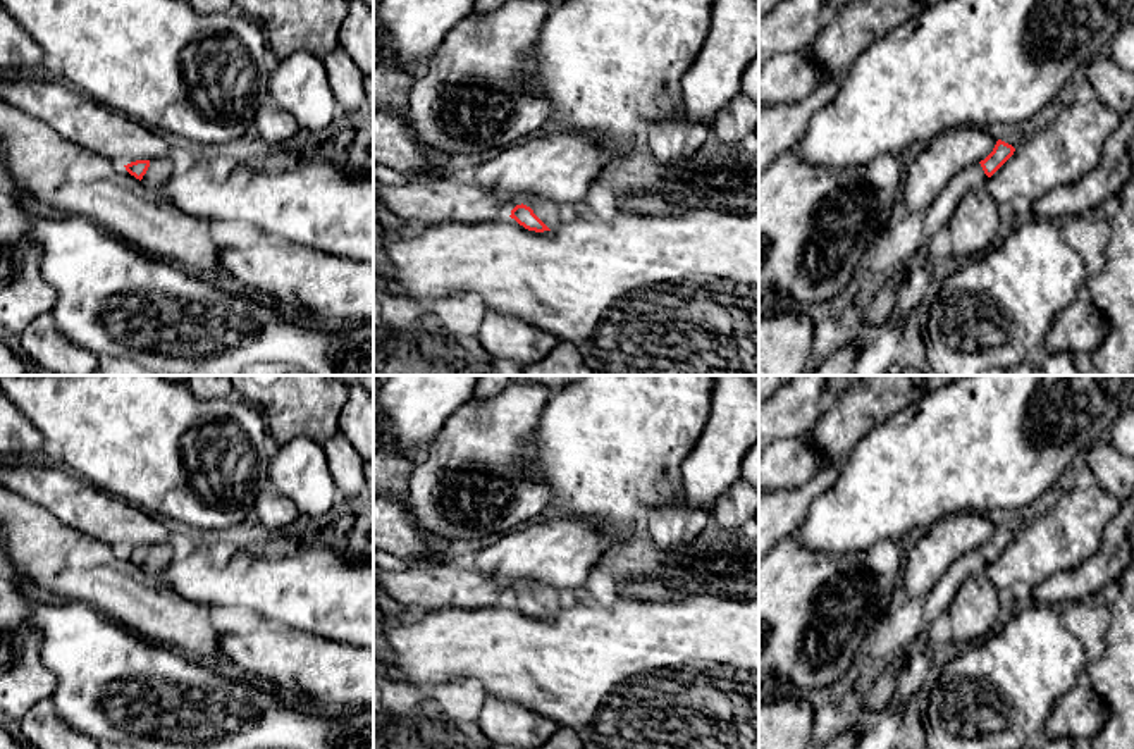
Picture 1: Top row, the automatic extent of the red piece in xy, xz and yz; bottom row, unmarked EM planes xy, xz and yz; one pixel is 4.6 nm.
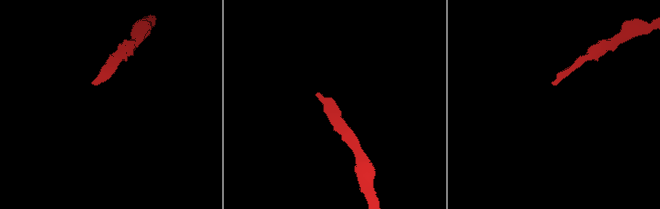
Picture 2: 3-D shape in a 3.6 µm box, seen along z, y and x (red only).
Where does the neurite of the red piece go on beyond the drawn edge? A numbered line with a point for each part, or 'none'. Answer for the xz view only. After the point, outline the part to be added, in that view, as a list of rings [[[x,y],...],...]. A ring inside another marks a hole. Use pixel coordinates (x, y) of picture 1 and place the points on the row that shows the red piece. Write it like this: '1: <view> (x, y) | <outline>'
1: xz (548, 212) | [[[527,196],[521,200],[523,205],[530,207],[533,214],[549,227],[558,227],[564,219],[564,210],[552,201],[539,196]]]

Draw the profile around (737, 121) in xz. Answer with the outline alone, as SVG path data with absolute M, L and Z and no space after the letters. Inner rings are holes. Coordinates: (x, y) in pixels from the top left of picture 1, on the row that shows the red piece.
M738 93L726 107L718 112L711 133L728 145L738 145L749 136L755 136L757 127L759 105L745 93Z

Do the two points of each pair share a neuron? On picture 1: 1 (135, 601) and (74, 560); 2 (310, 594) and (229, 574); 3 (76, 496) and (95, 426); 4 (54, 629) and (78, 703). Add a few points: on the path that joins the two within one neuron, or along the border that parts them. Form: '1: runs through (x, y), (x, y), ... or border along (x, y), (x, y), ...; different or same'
1: runs through (119, 589), (107, 579), (90, 572); same
2: runs through (289, 589), (250, 582); same
3: border along (54, 458), (76, 476), (117, 498); different
4: runs through (71, 648), (71, 684); same

